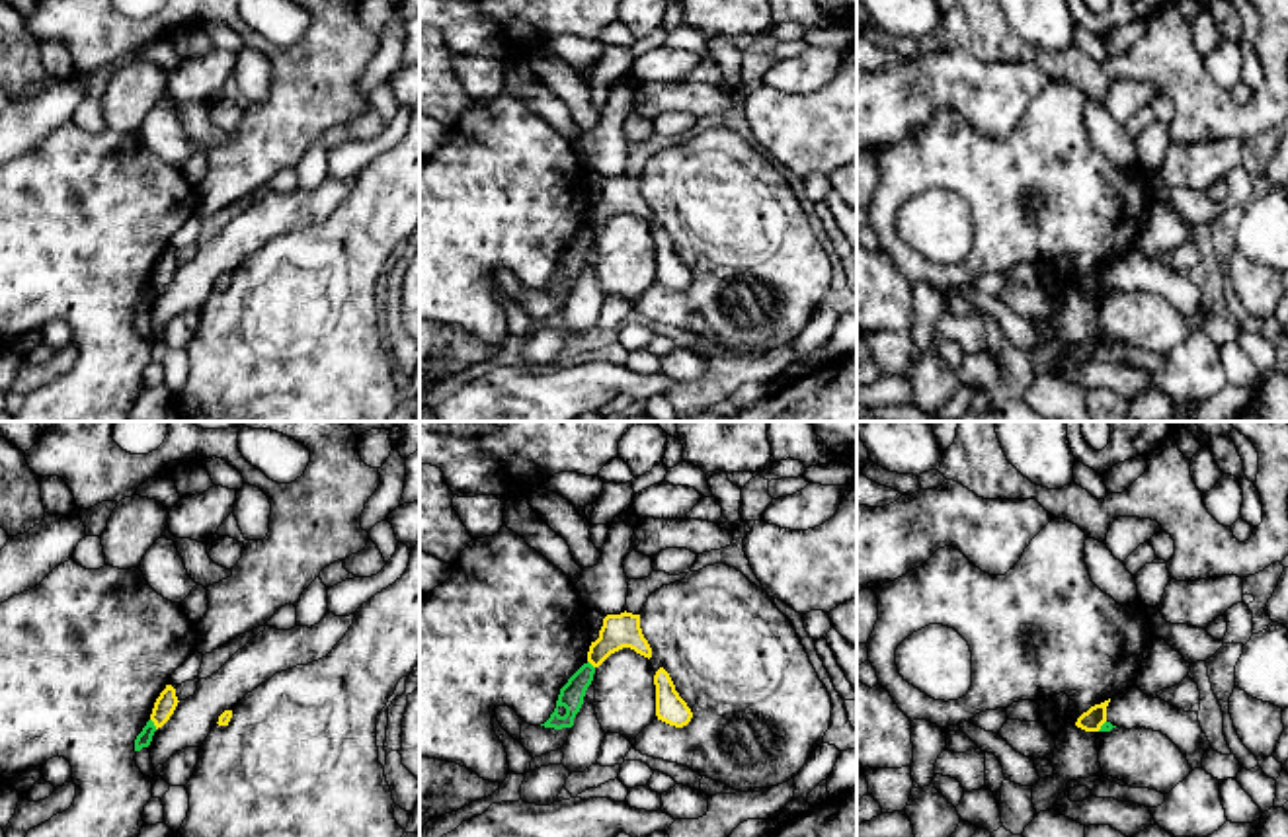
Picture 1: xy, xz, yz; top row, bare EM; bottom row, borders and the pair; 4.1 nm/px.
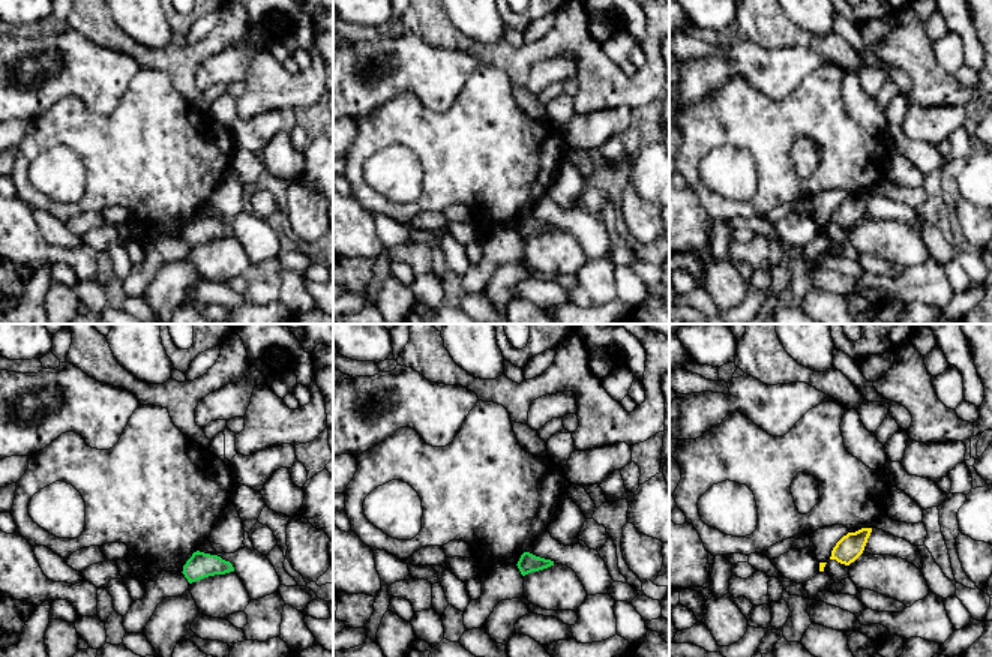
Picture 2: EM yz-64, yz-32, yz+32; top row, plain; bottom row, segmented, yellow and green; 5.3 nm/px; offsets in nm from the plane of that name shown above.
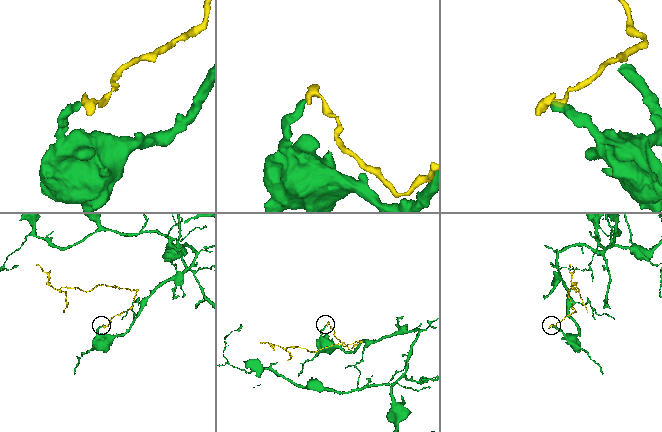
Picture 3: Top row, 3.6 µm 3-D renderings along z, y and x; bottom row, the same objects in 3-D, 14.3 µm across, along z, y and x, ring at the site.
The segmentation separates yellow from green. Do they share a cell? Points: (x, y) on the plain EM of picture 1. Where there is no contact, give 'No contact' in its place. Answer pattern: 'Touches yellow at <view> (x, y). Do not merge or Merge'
Touches yellow at xy (155, 287). Do not merge

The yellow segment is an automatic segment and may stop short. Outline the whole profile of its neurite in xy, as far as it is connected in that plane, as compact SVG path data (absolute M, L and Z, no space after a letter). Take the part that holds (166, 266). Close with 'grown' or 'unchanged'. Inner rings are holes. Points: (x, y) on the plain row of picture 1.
M166 248L166 252L156 261L152 277L150 277L150 283L154 285L156 293L162 291L170 283L178 265L180 263L176 259L176 252L172 248Z; unchanged

